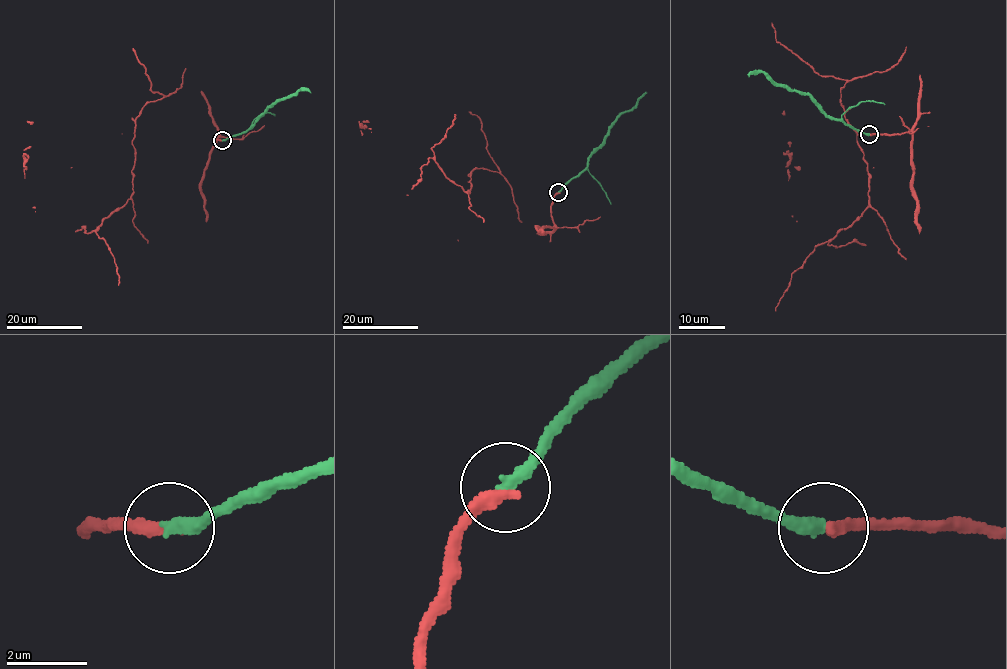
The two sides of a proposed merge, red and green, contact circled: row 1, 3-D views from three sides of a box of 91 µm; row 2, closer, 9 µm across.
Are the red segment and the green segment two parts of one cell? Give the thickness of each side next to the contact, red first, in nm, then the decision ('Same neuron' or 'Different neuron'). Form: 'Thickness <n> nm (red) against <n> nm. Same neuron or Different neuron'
Thickness 360 nm (red) against 340 nm. Same neuron

